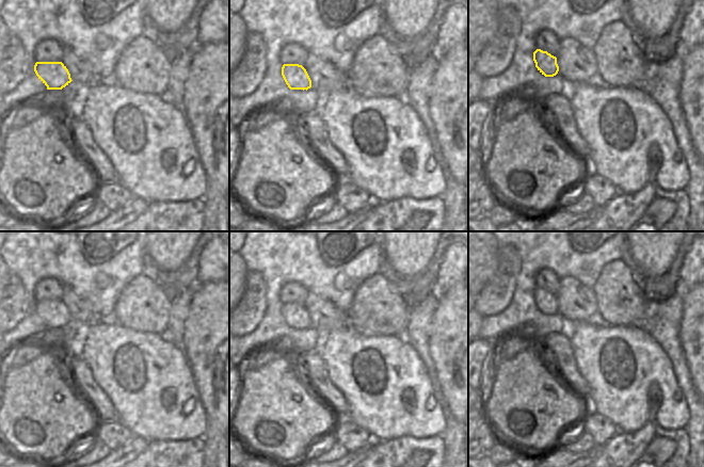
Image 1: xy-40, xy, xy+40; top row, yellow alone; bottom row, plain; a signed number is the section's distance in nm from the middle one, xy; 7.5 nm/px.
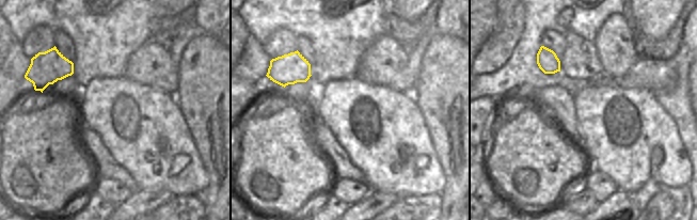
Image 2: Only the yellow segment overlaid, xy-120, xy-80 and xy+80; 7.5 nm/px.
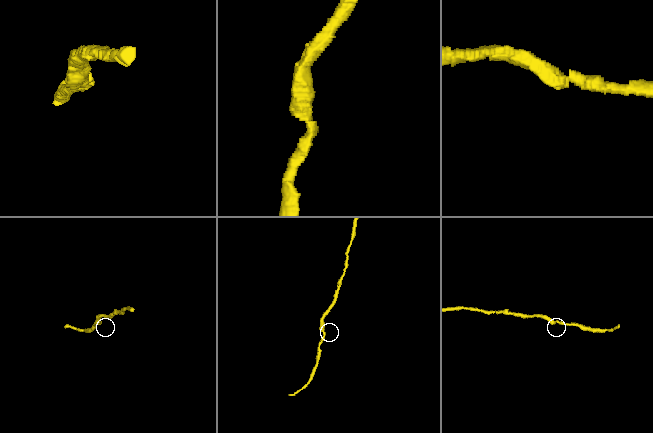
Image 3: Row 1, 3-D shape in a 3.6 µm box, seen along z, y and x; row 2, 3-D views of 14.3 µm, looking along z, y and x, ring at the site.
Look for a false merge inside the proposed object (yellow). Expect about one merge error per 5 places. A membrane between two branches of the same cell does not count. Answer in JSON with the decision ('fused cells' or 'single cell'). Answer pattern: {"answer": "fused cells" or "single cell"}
{"answer": "single cell"}

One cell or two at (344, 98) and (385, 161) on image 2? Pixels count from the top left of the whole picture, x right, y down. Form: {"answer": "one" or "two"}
{"answer": "one"}

